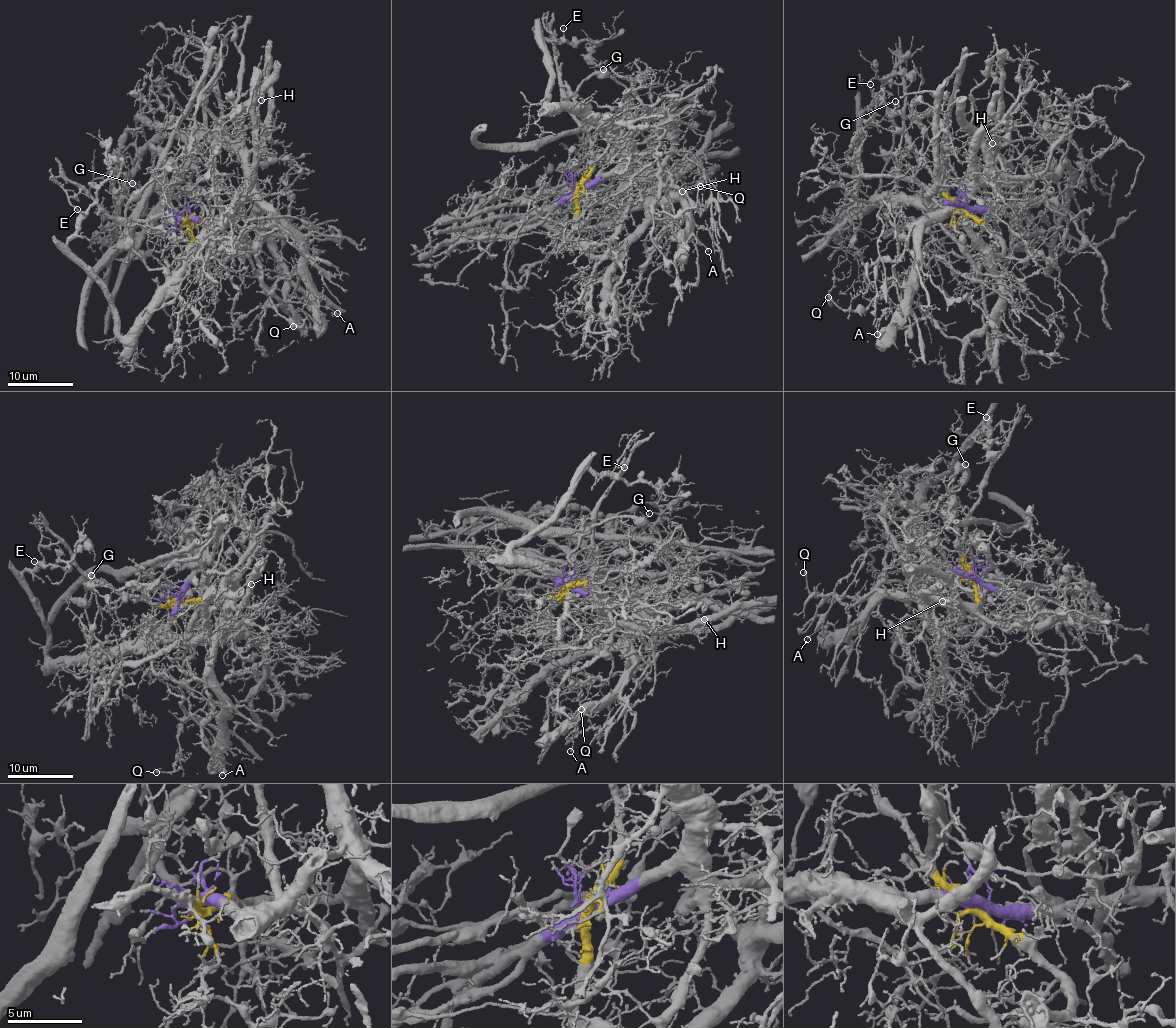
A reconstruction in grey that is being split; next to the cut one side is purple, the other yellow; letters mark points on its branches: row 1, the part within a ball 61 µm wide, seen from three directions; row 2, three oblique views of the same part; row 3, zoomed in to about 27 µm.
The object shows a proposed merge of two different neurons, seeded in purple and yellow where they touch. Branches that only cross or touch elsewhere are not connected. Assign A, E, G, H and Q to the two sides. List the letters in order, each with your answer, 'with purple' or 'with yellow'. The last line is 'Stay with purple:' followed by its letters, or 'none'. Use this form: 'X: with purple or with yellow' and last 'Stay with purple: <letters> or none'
A: with yellow
E: with purple
G: with purple
H: with yellow
Q: with purple
Stay with purple: E, G, Q

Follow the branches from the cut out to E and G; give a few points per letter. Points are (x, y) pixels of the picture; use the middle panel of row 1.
E: (578, 189), (616, 166), (621, 149), (613, 134), (546, 104), (555, 75), (540, 37), (559, 38), (564, 28)
G: (578, 189), (621, 158), (620, 146), (600, 135), (574, 100), (590, 75), (604, 73), (603, 68)

